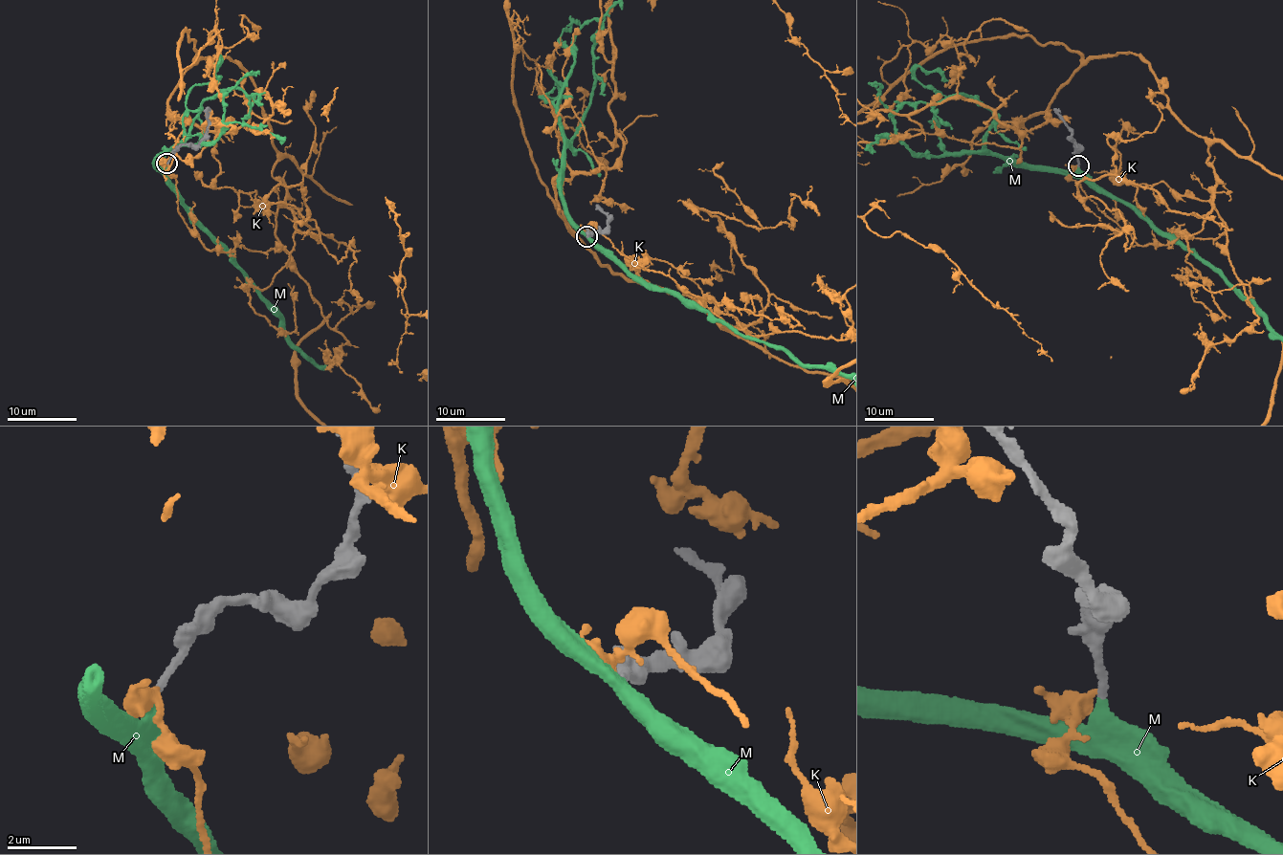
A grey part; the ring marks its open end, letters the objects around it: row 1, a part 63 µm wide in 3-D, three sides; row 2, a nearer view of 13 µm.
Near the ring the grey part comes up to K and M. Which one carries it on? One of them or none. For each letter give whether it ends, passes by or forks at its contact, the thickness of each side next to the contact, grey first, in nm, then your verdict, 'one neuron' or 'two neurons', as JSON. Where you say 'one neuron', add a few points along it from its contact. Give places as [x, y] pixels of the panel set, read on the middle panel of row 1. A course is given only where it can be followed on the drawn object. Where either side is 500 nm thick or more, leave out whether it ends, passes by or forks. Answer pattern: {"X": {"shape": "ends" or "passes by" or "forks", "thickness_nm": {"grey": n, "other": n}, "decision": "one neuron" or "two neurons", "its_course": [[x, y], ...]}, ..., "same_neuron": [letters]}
{"K": {"shape": "passes by", "thickness_nm": {"grey": 240, "other": 280}, "decision": "two neurons"}, "M": {"shape": "ends", "thickness_nm": {"grey": 220, "other": 440}, "decision": "one neuron"}, "same_neuron": ["M"]}

